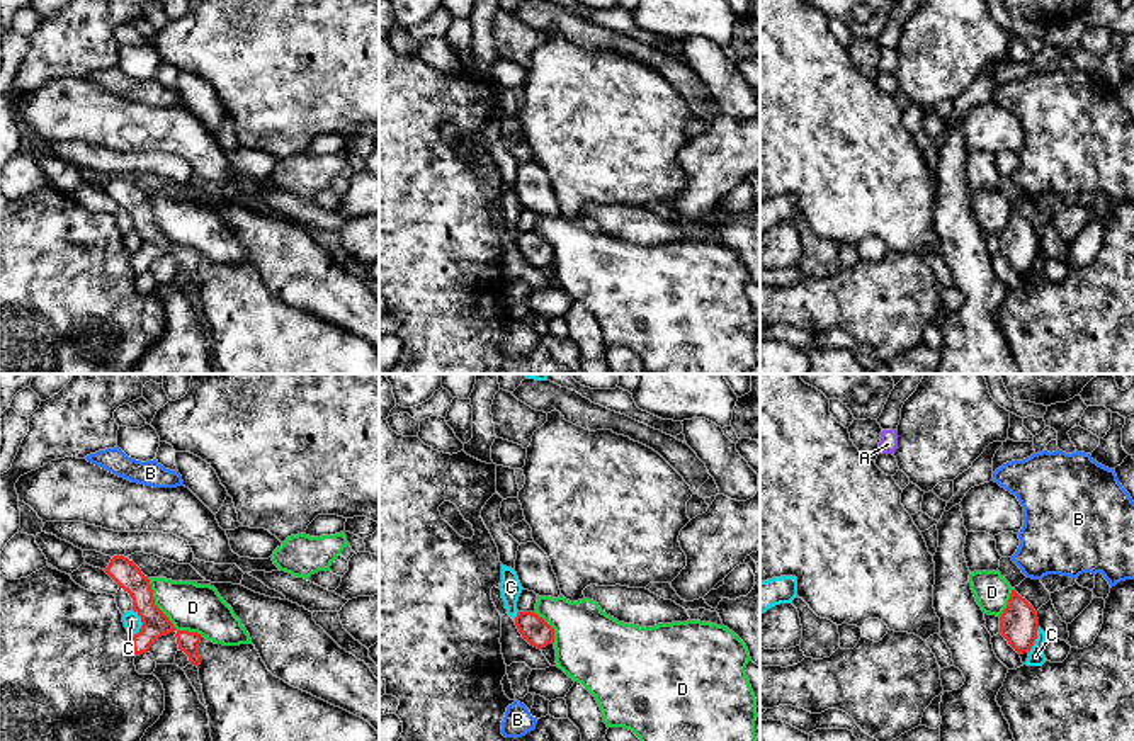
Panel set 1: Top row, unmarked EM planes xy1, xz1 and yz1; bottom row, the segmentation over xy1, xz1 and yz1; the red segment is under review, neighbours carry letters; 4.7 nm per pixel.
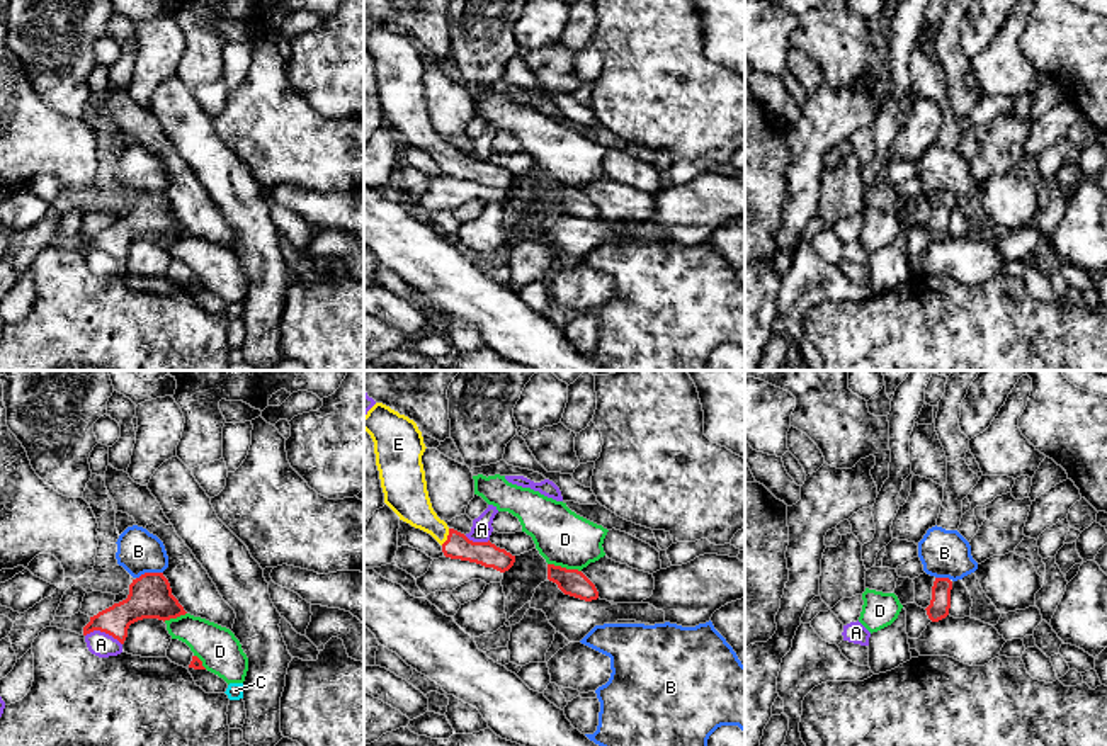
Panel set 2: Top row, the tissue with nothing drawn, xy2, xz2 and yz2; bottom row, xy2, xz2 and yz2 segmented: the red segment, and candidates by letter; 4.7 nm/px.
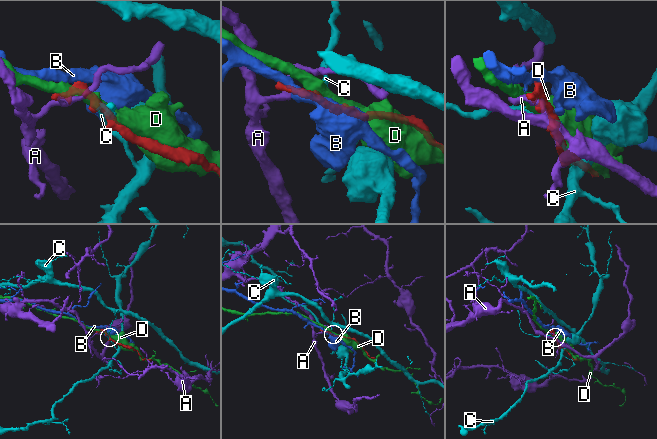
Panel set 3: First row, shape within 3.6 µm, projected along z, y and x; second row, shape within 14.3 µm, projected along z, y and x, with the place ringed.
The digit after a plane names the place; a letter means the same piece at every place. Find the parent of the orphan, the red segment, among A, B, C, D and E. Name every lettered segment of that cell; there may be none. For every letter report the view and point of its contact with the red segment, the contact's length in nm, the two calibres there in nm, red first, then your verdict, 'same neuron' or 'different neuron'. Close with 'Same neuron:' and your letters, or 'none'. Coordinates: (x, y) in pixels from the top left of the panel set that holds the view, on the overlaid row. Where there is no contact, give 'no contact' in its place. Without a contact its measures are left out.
A: meets red in xy2 at (104, 631); contact 180 nm long; 180 nm thick on the red side, 120 nm on the other; different neuron
B: meets red in xy2 at (148, 573); contact 130 nm long; 200 nm thick on the red side, 200 nm on the other; different neuron
C: meets red in xy1 at (141, 621); contact 140 nm long; 130 nm thick on the red side, 80 nm on the other; different neuron
D: meets red in xy1 at (167, 617); contact 380 nm long; 130 nm thick on the red side, 220 nm on the other; different neuron
E: meets red in xz2 at (448, 537); contact 90 nm long; 120 nm thick on the red side, 180 nm on the other; same neuron
Same neuron: E

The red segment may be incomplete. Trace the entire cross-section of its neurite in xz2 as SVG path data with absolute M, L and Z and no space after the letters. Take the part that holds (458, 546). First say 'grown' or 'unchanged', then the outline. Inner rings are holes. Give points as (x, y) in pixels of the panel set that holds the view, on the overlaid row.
grown | M376 403L364 416L364 430L374 442L384 503L410 523L430 534L446 557L461 559L508 571L515 556L488 542L473 542L464 534L449 528L432 508L422 455L425 444L417 423L405 415Z

